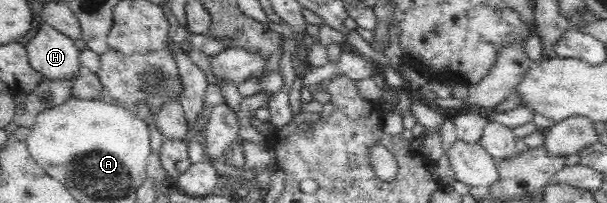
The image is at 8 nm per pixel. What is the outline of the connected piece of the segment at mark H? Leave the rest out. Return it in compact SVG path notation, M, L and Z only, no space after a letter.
M44 21L26 49L29 64L43 75L44 80L64 81L80 73L81 50L67 35Z

